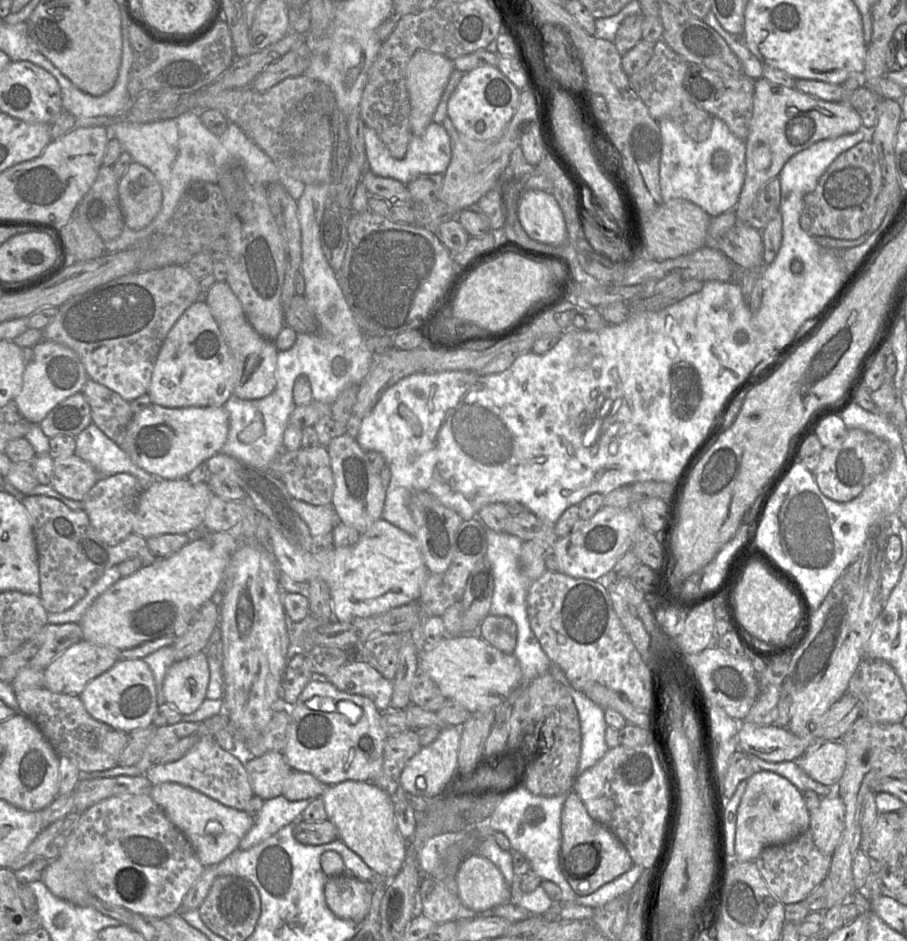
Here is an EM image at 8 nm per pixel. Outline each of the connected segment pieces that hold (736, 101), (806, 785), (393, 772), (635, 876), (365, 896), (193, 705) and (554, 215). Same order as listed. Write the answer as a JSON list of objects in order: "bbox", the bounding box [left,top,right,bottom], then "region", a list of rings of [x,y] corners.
[{"bbox":[683,63,754,140],"region":[[[689,63],[683,86],[690,100],[697,107],[705,110],[712,117],[723,120],[736,137],[746,140],[753,108],[754,79],[744,74],[738,78],[726,79],[703,65]]]},{"bbox":[749,754,838,797],"region":[[[749,754],[754,772],[771,771],[788,779],[801,792],[813,790],[821,797],[838,795],[833,793],[833,787],[829,787],[812,779],[796,761],[768,762],[756,755]]]},{"bbox":[372,729,422,796],"region":[[[409,729],[387,737],[381,774],[372,783],[390,796],[399,793],[399,779],[407,762],[422,748],[416,730]]]},{"bbox":[576,865,643,908],"region":[[[633,865],[629,871],[603,885],[592,894],[587,896],[578,896],[576,903],[582,906],[598,908],[612,901],[616,897],[627,895],[638,881],[643,870],[643,867]]]},{"bbox":[324,873,371,923],"region":[[[347,873],[328,878],[324,895],[328,908],[340,919],[361,923],[371,906],[370,885]]]},{"bbox":[163,651,210,715],"region":[[[206,651],[175,661],[163,680],[166,703],[182,715],[194,713],[206,699],[210,670]]]},{"bbox":[517,191,568,246],"region":[[[526,191],[519,200],[517,213],[522,228],[531,239],[552,246],[566,242],[568,233],[564,216],[552,194]]]}]

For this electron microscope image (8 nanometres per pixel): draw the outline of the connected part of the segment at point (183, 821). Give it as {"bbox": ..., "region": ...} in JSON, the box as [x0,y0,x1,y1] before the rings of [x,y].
{"bbox":[150,782,254,868],"region":[[[165,782],[155,785],[150,797],[189,840],[205,868],[218,865],[239,849],[240,841],[254,823],[254,816],[245,811],[222,805],[205,794],[181,784]]]}

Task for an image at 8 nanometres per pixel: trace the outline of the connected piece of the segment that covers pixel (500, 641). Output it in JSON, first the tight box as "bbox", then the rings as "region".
{"bbox":[477,615,517,654],"region":[[[488,615],[480,624],[477,633],[500,651],[513,654],[517,643],[517,626],[511,618]]]}

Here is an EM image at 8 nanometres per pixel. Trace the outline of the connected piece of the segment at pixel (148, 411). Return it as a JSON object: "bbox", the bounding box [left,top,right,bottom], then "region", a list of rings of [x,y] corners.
{"bbox":[121,403,229,480],"region":[[[151,403],[133,414],[121,449],[147,473],[176,480],[186,478],[195,467],[219,453],[228,432],[229,415],[223,406],[165,408]]]}

